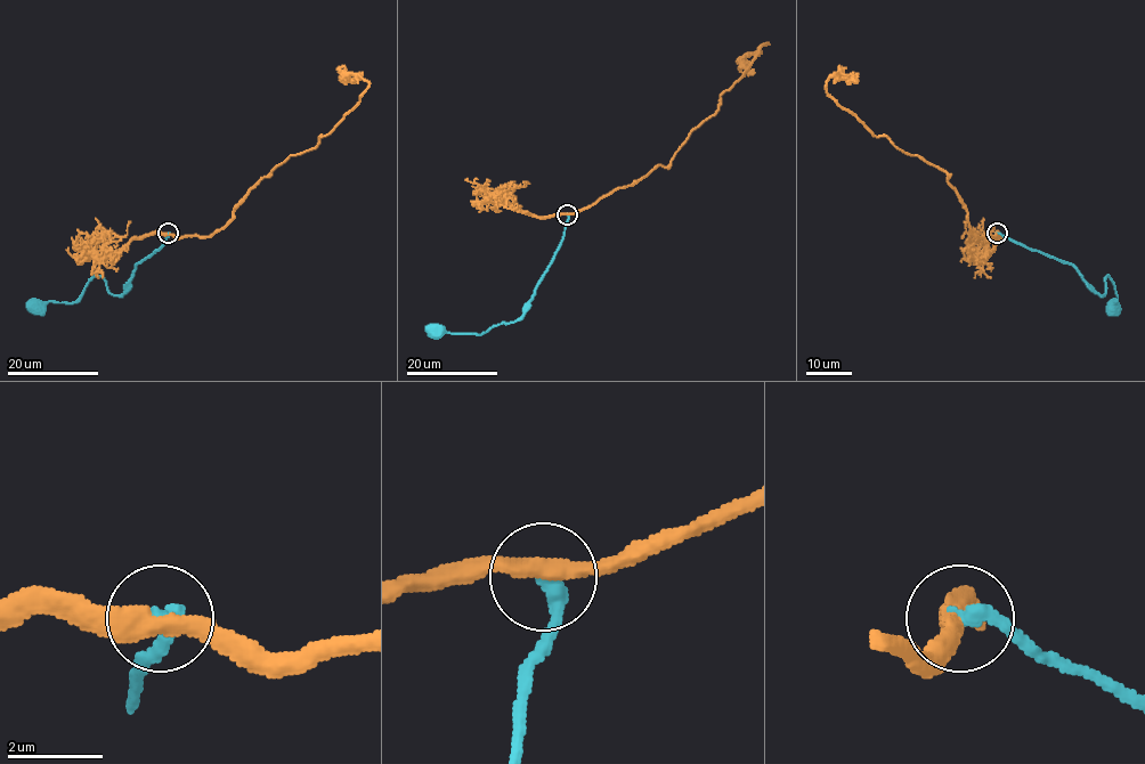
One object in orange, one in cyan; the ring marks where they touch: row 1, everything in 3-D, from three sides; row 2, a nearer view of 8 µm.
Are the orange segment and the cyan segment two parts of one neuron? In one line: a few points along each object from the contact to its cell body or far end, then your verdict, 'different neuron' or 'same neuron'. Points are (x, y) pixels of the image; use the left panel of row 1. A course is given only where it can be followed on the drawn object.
course orange (168, 234), (212, 235), (258, 181), (289, 155), (311, 149), (367, 88), (346, 73); course cyan (168, 234), (137, 265), (120, 294), (94, 276), (75, 301), (38, 307); same neuron

